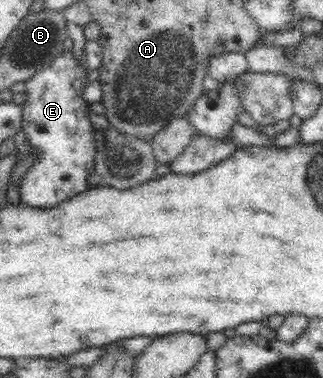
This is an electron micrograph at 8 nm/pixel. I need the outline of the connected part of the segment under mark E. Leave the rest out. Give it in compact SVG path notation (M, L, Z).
M64 51L63 56L57 57L51 67L45 67L26 80L26 93L29 98L23 105L23 122L21 130L31 143L31 148L37 150L39 159L35 159L33 169L20 178L20 201L31 209L51 209L63 201L75 197L77 193L86 190L86 179L88 175L95 170L94 159L97 150L94 148L92 140L92 124L85 114L88 104L80 97L81 90L89 83L87 74L89 69L85 66L81 68L73 58L71 52Z

